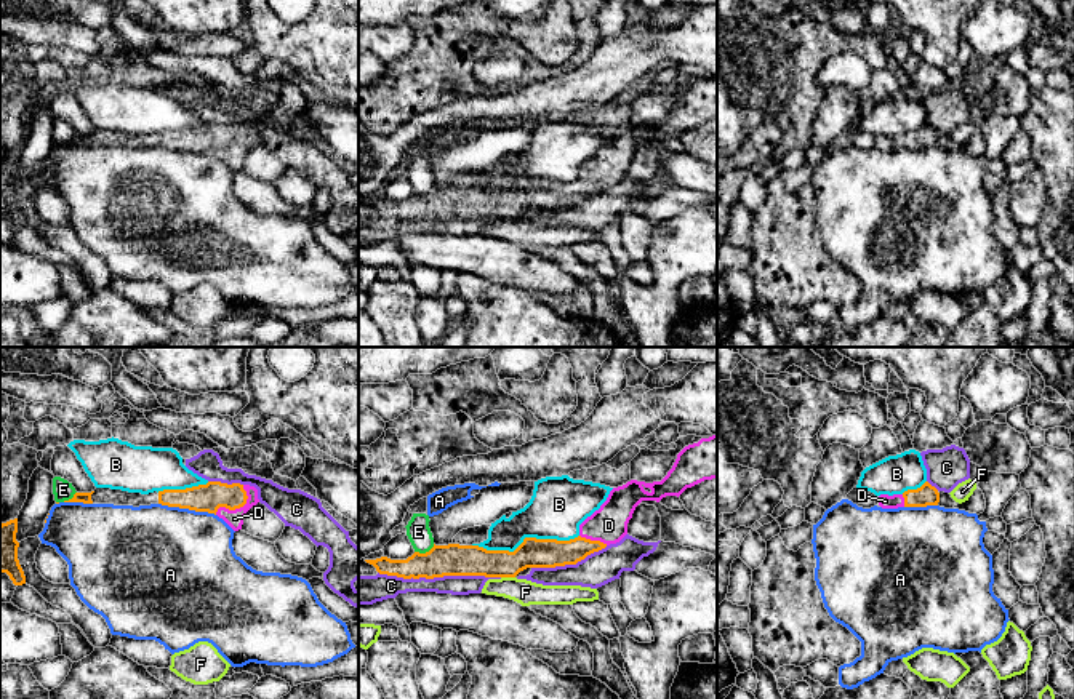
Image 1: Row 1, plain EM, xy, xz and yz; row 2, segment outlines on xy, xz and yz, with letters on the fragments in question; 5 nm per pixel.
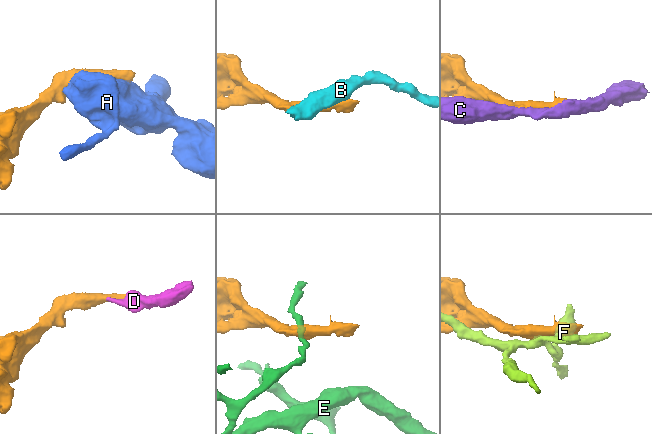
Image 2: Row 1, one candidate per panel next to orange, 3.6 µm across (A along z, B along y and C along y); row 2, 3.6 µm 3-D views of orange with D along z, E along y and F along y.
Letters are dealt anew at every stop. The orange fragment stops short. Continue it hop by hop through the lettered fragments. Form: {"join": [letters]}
{"join": ["D"]}

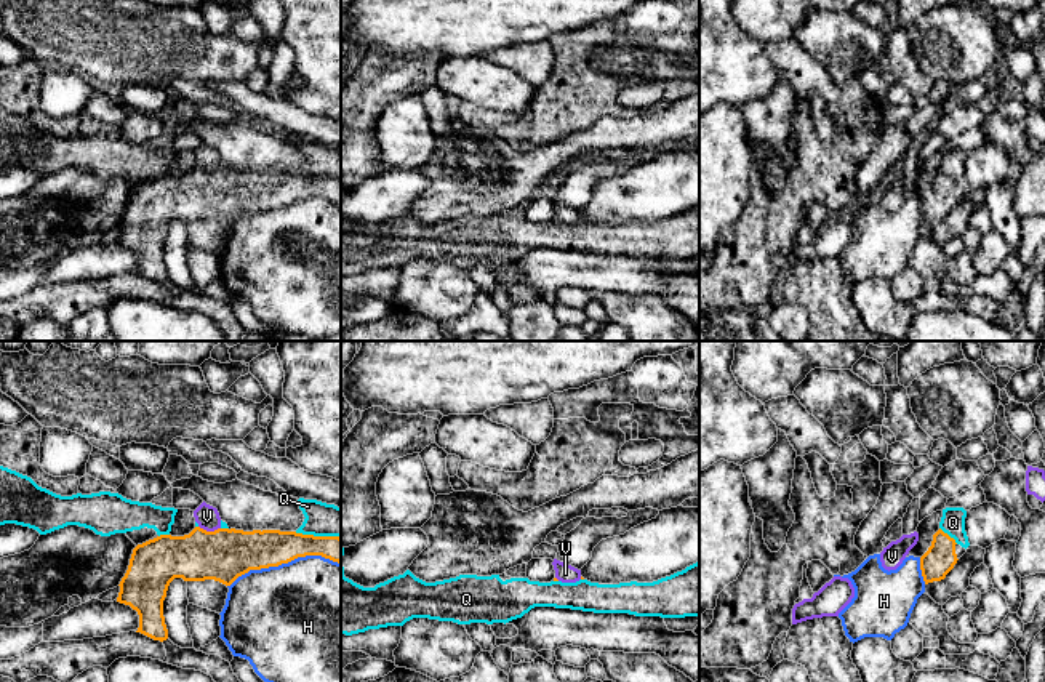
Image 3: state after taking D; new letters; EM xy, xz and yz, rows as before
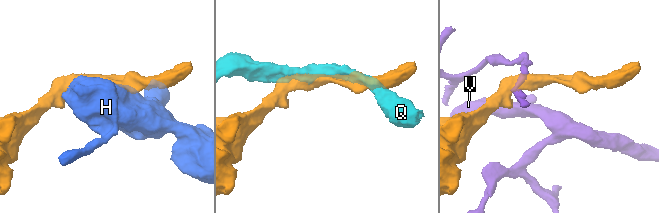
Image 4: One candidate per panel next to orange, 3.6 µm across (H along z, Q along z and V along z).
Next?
{"join": []}

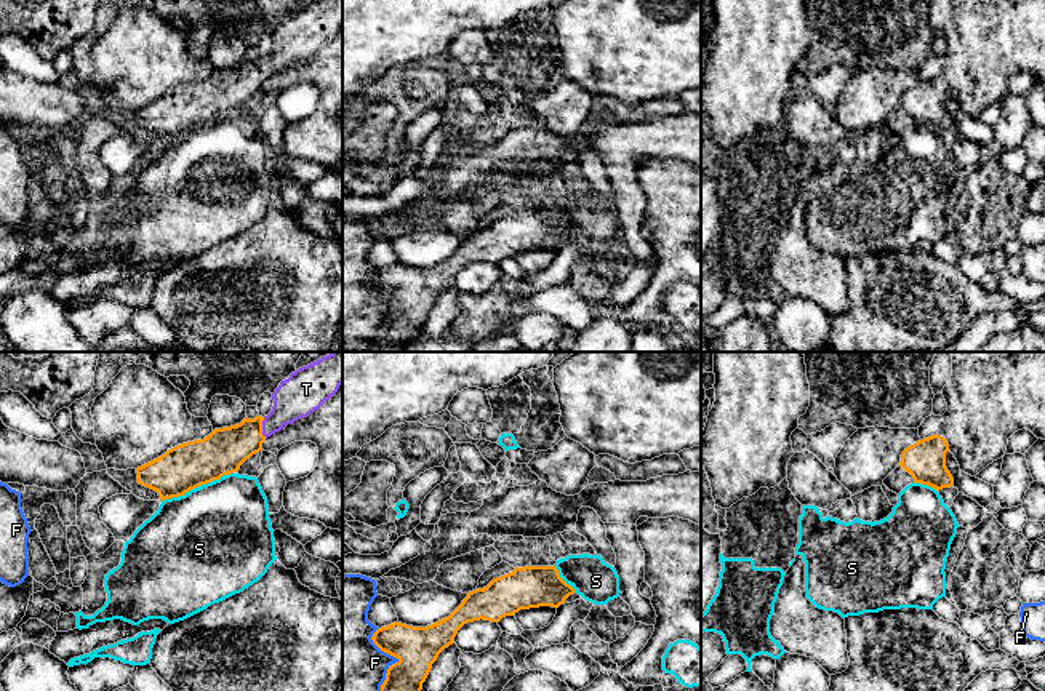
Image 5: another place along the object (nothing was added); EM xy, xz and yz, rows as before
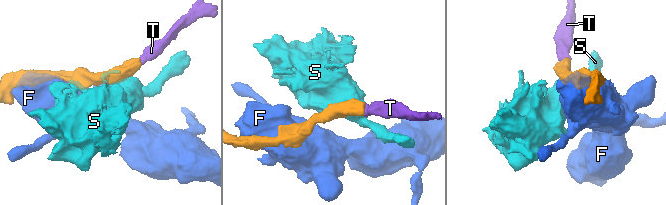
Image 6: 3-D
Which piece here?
{"join": ["T"]}

